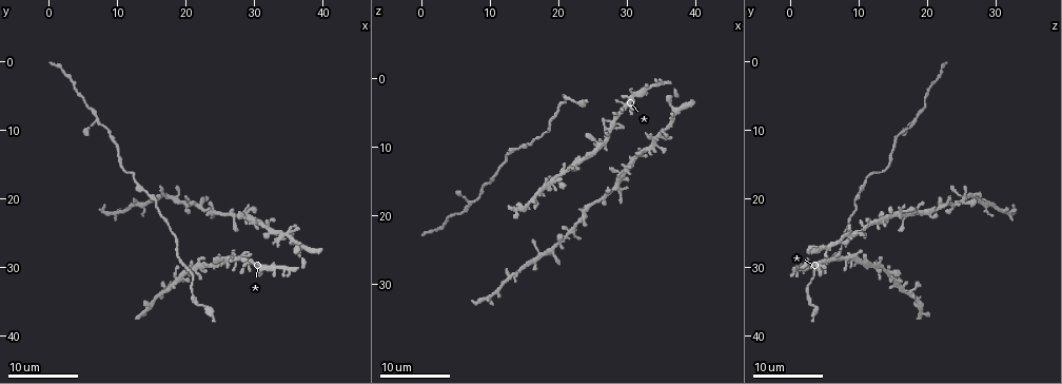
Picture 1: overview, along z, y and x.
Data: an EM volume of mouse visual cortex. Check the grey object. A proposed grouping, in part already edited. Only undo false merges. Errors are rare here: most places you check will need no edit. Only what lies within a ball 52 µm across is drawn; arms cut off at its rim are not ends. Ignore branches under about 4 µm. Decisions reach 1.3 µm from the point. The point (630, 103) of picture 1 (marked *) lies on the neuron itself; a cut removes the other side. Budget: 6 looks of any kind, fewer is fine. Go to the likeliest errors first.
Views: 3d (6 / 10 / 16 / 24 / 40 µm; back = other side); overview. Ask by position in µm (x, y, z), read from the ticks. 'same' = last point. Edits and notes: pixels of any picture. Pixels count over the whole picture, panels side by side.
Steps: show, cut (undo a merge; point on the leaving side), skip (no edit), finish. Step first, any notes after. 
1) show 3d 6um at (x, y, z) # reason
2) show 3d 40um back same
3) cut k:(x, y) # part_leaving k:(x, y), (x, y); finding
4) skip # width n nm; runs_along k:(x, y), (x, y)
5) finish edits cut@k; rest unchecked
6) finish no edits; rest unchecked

show 3d 24um at (26.0, 29.0, 9.5) # looks like a crossing

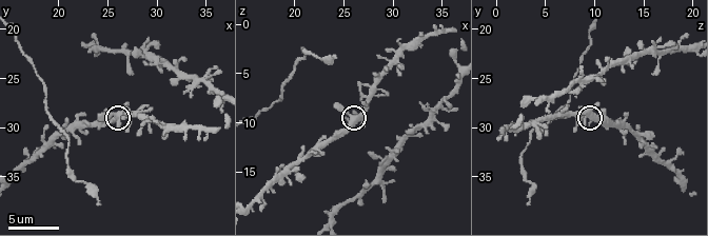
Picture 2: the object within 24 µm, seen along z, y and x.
show 3d 6um at (25.8, 28.6, 9.6)

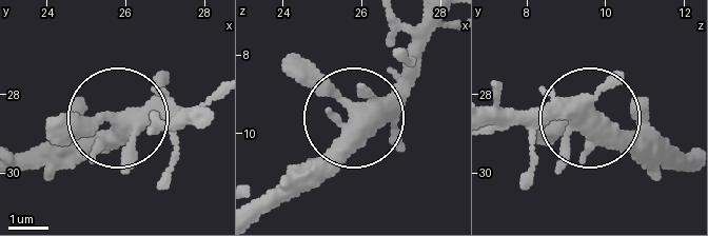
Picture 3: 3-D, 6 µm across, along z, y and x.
skip # width 410 nm; all the same neuron

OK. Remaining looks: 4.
show 3d 16um at (10.5, 13.0, 15.0) # a narrow waist

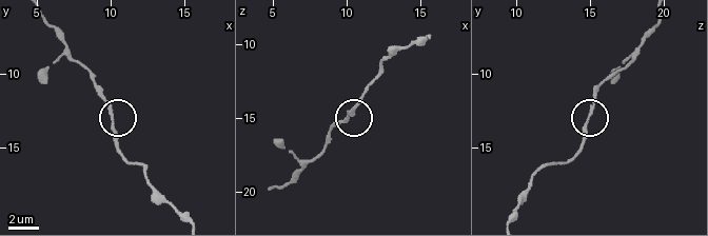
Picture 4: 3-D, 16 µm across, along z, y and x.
show 3d 10um at (10.0, 12.8, 15.0)

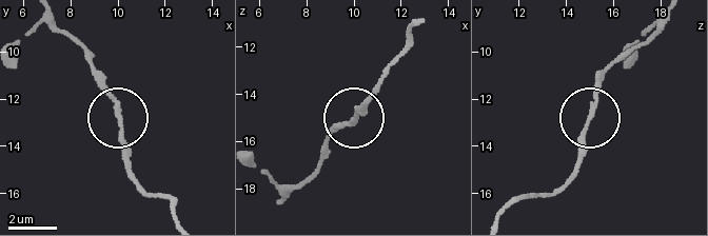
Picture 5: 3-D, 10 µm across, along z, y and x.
skip # runs_along 5:(419, 21), (355, 118), (331, 130); all the same neuron

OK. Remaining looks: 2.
show 3d 10um at (20.8, 33.4, 2.4) # sudden change in width

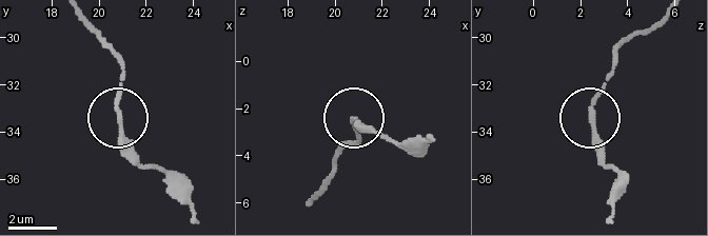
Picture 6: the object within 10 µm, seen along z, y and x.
skip # one neuron here

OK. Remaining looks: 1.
finish no edits; rest unchecked

